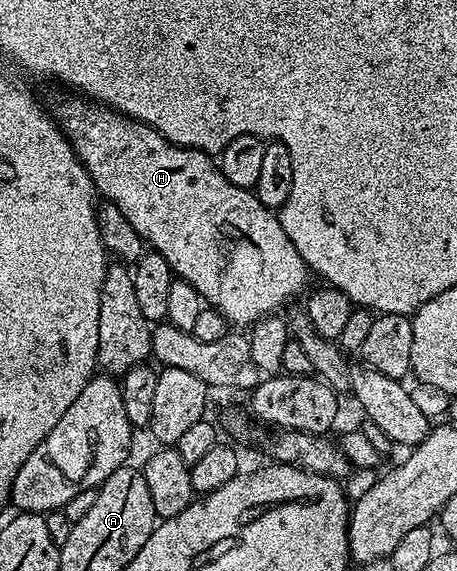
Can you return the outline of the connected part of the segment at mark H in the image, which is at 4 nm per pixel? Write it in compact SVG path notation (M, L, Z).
M71 96L75 97L60 103L57 124L62 129L63 134L67 136L67 140L71 142L71 146L75 148L75 153L79 156L79 162L87 168L87 173L91 176L91 182L95 184L98 196L103 201L114 203L120 209L121 215L125 215L125 219L129 219L133 231L137 231L137 235L141 235L143 242L150 246L154 252L163 256L165 263L169 263L172 274L178 280L192 285L203 296L204 302L210 308L216 309L227 322L235 327L243 327L239 325L250 327L265 317L278 314L280 312L279 308L290 297L295 297L303 288L305 288L304 290L308 288L307 277L309 278L309 270L306 263L301 259L301 255L297 255L297 247L293 247L289 235L285 235L282 220L272 210L266 209L255 197L252 190L233 187L233 183L229 183L229 179L225 179L222 169L213 160L212 154L202 153L200 149L187 149L184 145L172 145L170 141L165 140L156 129L149 127L144 121L135 121L133 118L117 112L116 109L108 109L105 105L92 103L82 96Z

